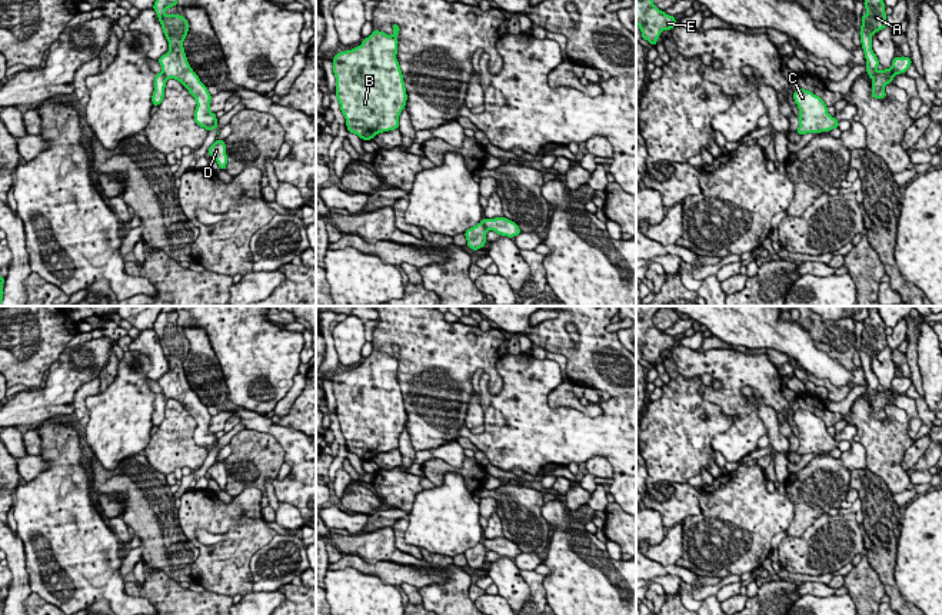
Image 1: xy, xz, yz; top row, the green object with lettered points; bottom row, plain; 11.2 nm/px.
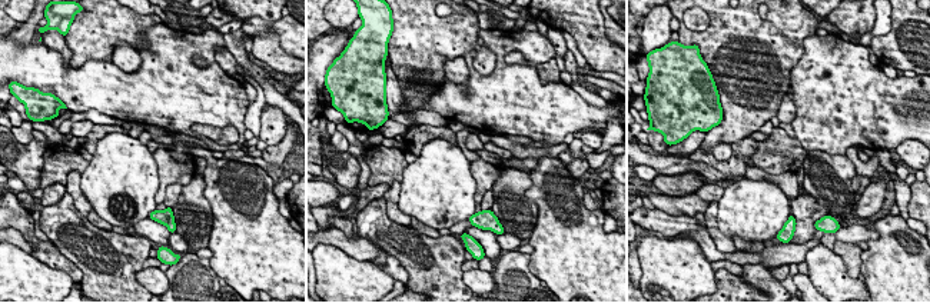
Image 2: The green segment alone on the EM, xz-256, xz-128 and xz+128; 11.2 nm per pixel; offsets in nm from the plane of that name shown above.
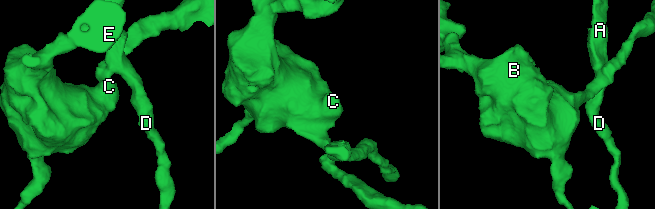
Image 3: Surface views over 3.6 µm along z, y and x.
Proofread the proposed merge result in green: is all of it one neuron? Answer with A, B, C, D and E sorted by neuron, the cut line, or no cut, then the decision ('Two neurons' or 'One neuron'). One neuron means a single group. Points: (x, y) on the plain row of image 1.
Groups: A D / B C E. Split along xz (481, 542), (486, 551). Two neurons

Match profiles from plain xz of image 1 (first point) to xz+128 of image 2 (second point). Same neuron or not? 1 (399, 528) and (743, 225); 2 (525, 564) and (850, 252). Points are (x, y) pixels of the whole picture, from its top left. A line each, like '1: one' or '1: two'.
1: two
2: two

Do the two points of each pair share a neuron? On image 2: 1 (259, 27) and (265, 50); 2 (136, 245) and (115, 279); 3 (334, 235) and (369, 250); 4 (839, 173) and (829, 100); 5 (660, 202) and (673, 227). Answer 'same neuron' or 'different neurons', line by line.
1: different neurons
2: same neuron
3: same neuron
4: different neurons
5: different neurons

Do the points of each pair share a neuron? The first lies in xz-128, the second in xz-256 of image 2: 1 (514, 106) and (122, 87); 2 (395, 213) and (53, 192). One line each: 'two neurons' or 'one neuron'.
1: one neuron
2: two neurons

